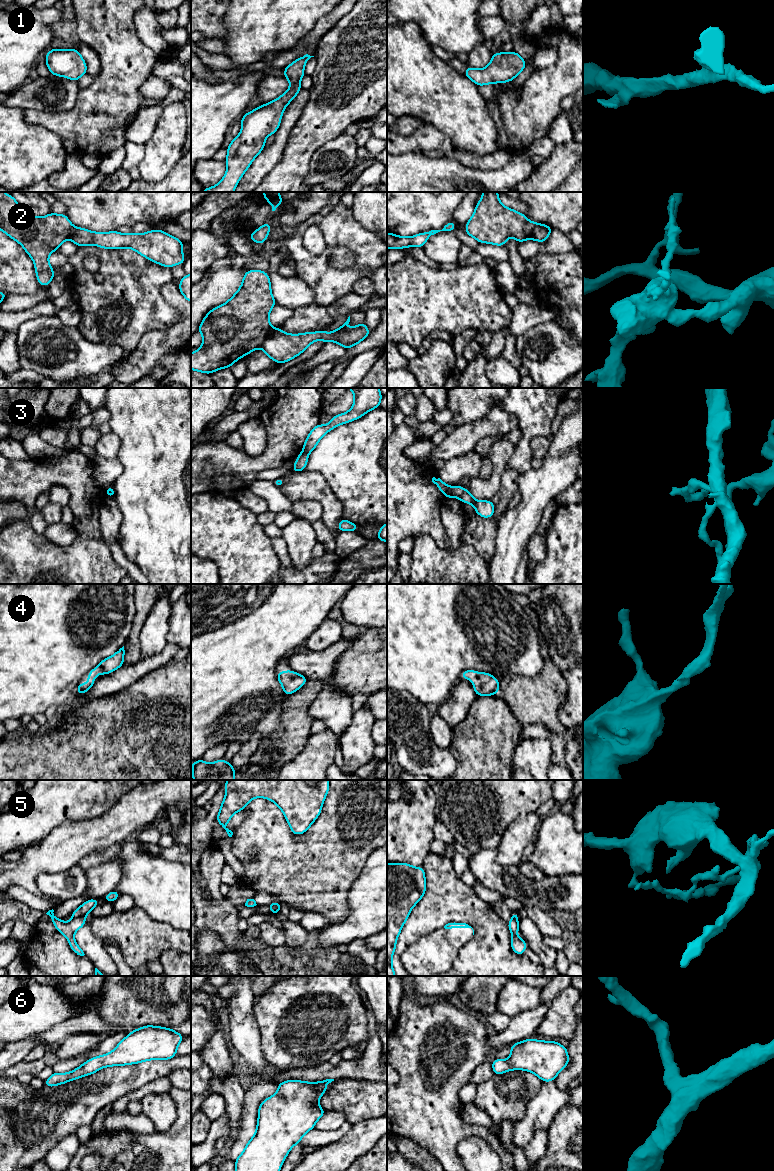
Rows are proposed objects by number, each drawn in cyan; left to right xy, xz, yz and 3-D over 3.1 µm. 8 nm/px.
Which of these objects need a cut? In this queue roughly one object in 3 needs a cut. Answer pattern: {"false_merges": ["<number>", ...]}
{"false_merges": ["2", "3", "5"]}

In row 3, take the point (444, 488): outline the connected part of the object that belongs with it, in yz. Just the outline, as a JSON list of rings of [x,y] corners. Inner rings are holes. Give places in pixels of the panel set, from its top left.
[[[433,477],[432,482],[437,485],[440,491],[446,496],[446,499],[449,499],[453,496],[451,487],[443,482],[440,478],[436,479],[435,477]]]

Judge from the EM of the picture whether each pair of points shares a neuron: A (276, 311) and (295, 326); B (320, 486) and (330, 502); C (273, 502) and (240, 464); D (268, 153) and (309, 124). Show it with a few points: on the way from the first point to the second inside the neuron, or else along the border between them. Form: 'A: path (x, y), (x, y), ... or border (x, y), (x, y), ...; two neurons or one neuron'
A: border (294, 310), (277, 327); two neurons
B: path (319, 490), (326, 498); one neuron
C: border (255, 480), (247, 488); two neurons
D: border (297, 119), (289, 133), (282, 155), (277, 162); two neurons

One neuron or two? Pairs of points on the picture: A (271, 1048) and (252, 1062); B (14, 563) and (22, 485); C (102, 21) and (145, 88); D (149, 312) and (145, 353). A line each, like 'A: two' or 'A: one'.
A: two
B: two
C: two
D: two

